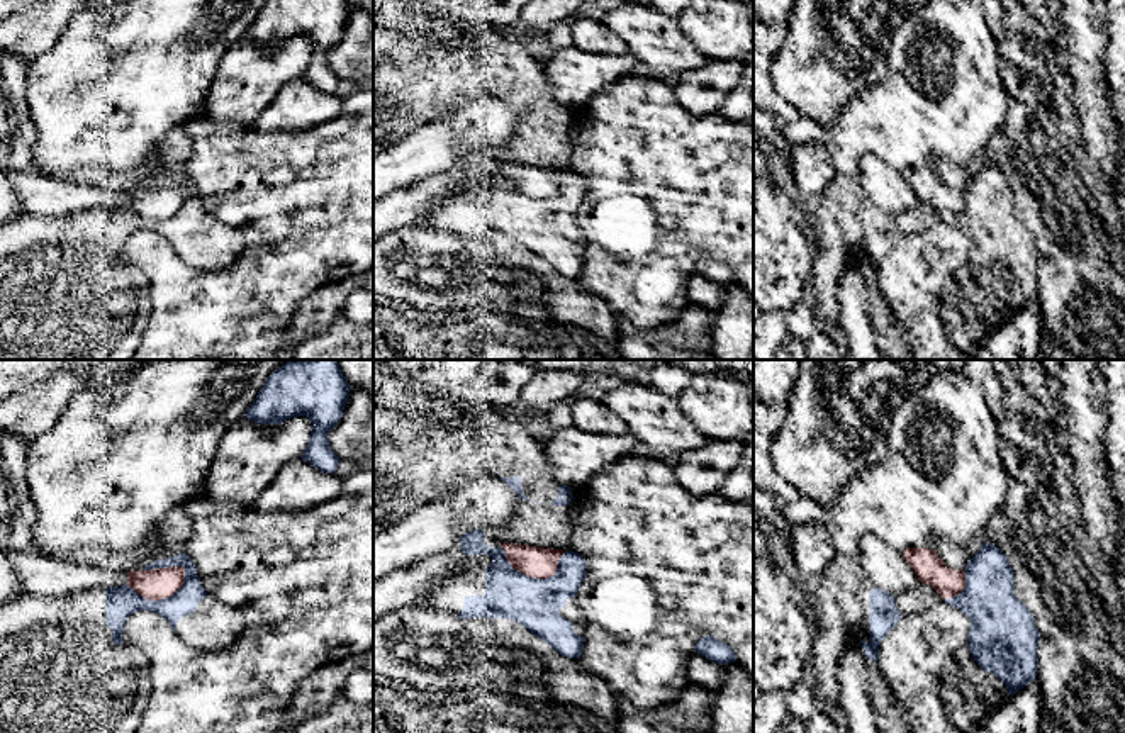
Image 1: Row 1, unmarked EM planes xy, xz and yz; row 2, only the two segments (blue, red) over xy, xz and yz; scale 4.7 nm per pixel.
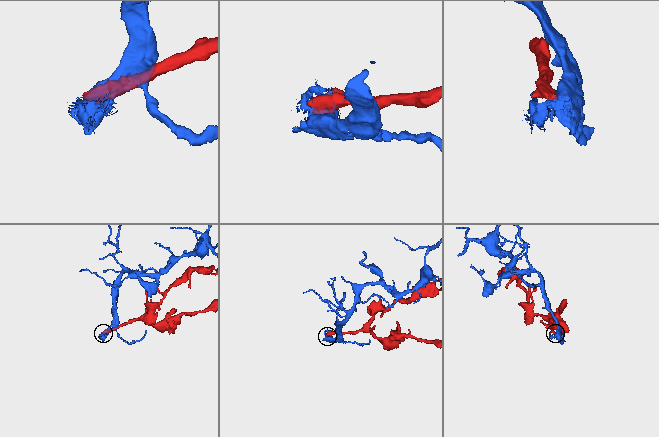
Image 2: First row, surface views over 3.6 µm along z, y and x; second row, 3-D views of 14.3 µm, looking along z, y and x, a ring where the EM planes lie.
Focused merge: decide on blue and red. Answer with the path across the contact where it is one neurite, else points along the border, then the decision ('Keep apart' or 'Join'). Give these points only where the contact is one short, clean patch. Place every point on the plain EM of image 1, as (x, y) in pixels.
Keep apart

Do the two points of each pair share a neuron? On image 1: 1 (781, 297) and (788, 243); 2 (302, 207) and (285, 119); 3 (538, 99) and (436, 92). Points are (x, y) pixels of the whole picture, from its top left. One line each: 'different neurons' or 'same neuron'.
1: same neuron
2: different neurons
3: same neuron

